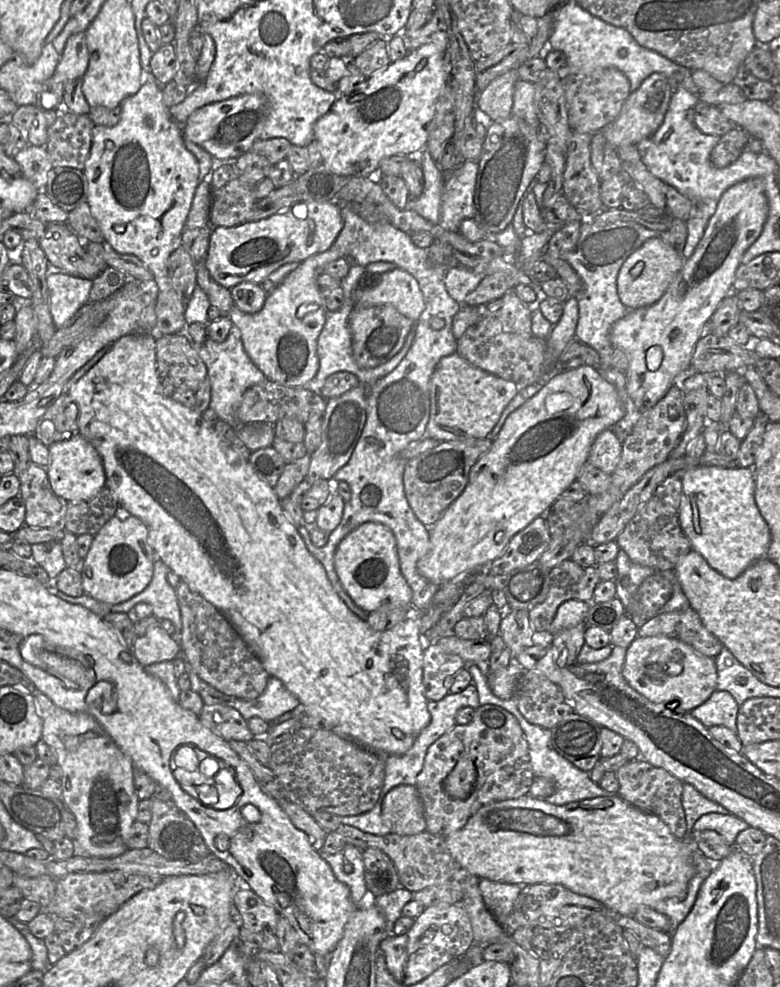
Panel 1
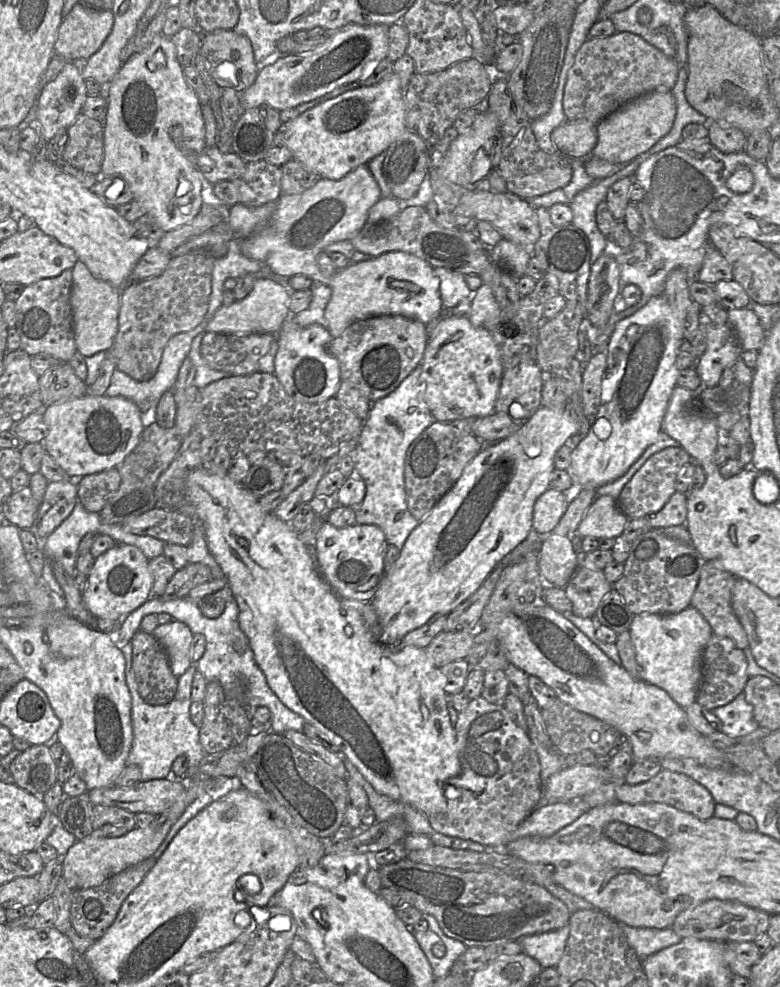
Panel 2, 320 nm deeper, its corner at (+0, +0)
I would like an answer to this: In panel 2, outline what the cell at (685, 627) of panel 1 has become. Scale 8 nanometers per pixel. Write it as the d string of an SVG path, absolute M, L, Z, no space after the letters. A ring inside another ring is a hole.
M707 561L702 568L700 580L690 605L703 615L711 626L713 634L730 638L738 648L744 649L749 645L747 634L731 605L735 580L736 577L724 569L719 561Z

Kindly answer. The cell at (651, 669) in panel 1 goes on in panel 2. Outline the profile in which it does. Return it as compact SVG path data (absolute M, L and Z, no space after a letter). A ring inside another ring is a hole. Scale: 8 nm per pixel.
M689 606L685 610L676 614L641 613L634 615L629 631L636 653L636 660L643 670L643 680L665 690L673 698L673 700L684 709L694 703L696 701L702 682L702 653L707 643L709 642L711 636L713 635L712 628L706 621L706 619L703 617L703 615L692 606Z

